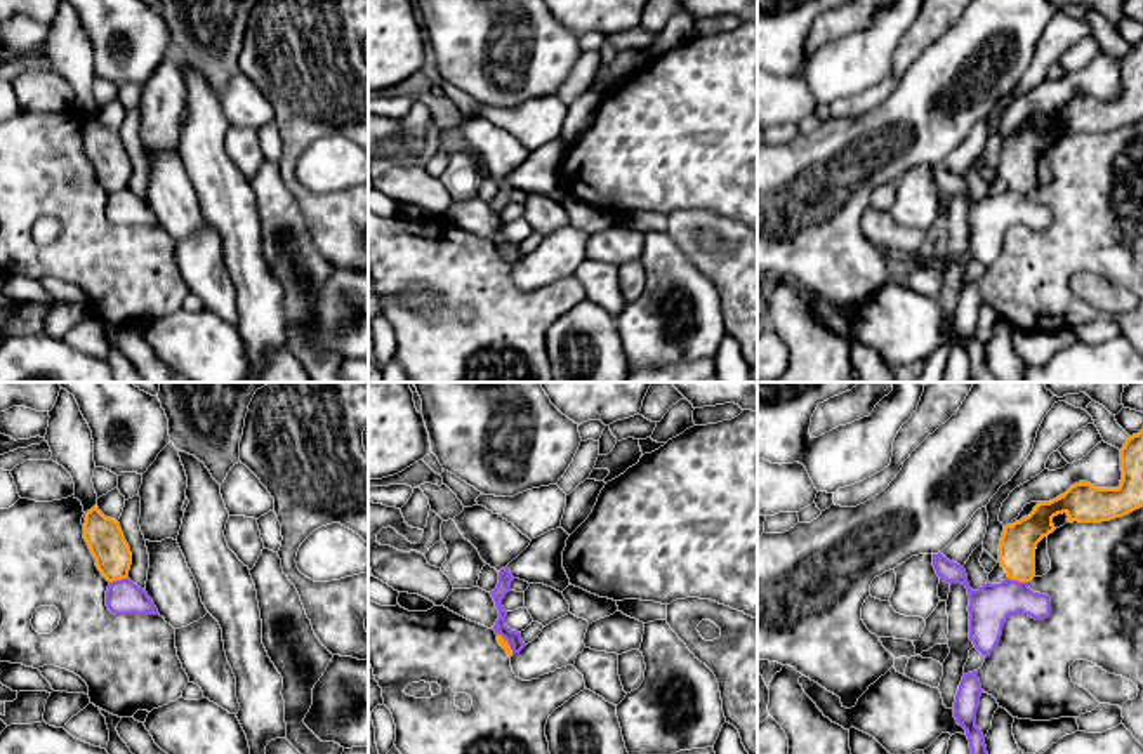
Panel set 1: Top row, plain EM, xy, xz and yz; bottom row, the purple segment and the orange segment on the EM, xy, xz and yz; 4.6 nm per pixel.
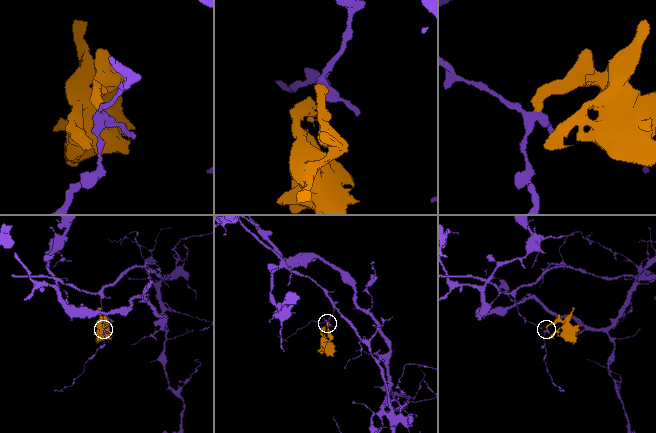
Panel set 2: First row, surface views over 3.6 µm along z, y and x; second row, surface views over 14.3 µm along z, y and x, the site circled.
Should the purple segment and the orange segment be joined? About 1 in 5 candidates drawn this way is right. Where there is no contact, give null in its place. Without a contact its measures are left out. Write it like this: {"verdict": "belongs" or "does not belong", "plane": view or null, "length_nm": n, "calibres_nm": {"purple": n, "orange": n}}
{"verdict": "does not belong", "plane": "xy", "length_nm": 90, "calibres_nm": {"purple": 160, "orange": 170}}

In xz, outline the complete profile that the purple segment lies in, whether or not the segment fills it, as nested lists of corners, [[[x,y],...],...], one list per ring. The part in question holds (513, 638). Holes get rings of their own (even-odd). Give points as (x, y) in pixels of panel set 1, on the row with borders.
[[[502,568],[499,572],[499,584],[497,587],[490,592],[493,601],[495,601],[495,606],[499,610],[499,618],[493,625],[493,631],[495,634],[500,634],[511,646],[512,650],[512,655],[519,653],[526,645],[523,643],[521,639],[521,632],[516,632],[516,631],[511,631],[507,625],[505,625],[505,617],[507,617],[507,612],[504,610],[502,606],[502,599],[505,598],[505,594],[511,591],[511,582],[514,580],[514,577],[511,575],[509,568]]]

